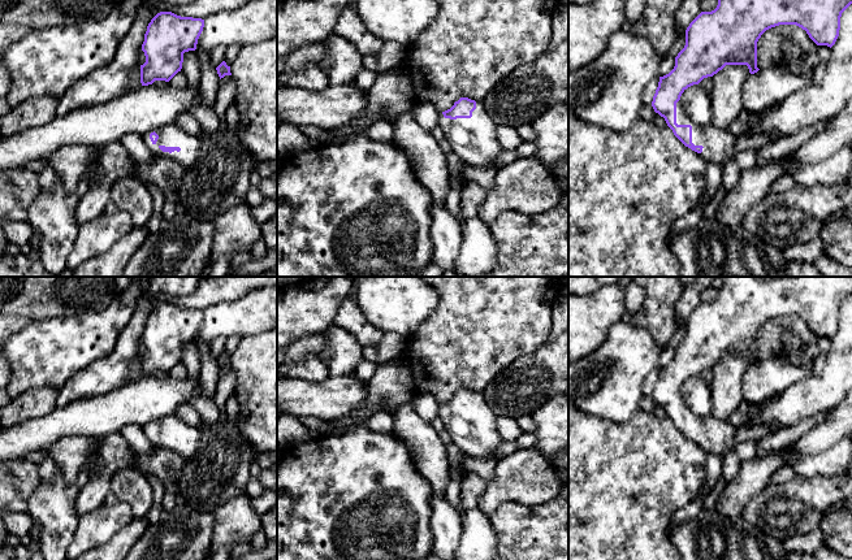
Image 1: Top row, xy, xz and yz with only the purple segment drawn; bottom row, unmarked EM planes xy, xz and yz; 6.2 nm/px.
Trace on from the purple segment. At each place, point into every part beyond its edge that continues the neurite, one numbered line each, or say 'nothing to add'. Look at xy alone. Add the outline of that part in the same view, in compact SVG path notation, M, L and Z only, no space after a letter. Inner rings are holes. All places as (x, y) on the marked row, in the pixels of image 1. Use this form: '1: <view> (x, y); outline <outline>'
1: xy (171, 135); outline M169 123L157 127L150 133L142 135L148 149L156 155L169 159L180 164L185 170L191 168L198 159L200 151L200 136L194 136L183 131L176 123ZM159 147L180 147L181 151L177 152L163 152Z

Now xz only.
1: xz (474, 139); outline M476 101L471 118L450 120L438 113L438 126L451 144L451 151L473 168L494 166L497 156L503 151L496 135L497 125L483 101Z

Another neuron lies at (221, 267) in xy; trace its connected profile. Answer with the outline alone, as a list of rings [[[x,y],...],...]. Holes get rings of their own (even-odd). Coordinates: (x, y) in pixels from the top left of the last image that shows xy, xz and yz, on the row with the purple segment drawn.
[[[220,257],[212,265],[209,270],[209,277],[229,277],[230,272],[230,257]]]

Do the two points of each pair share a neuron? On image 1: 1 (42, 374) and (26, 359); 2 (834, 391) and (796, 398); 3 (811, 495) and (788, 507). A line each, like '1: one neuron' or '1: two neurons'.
1: one neuron
2: one neuron
3: one neuron

